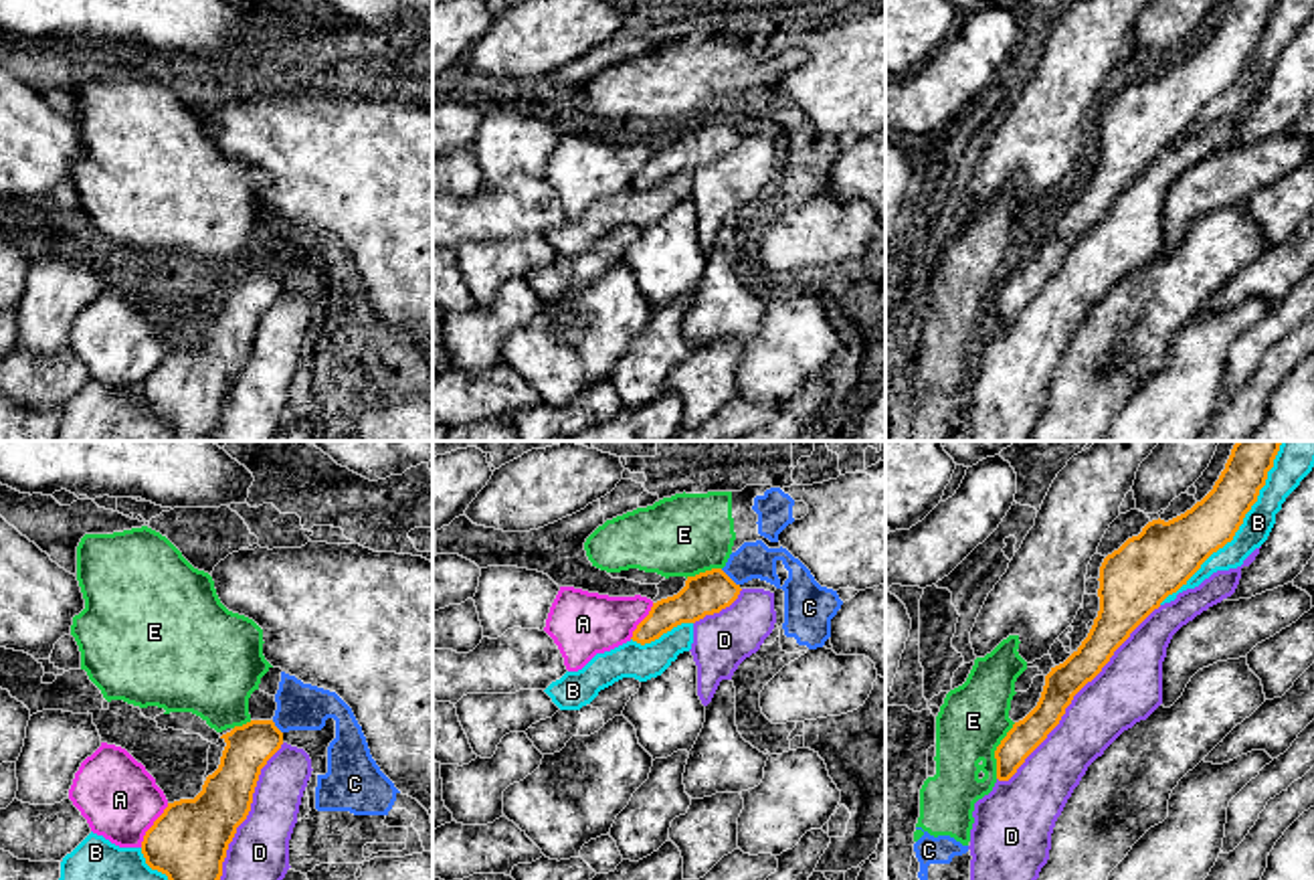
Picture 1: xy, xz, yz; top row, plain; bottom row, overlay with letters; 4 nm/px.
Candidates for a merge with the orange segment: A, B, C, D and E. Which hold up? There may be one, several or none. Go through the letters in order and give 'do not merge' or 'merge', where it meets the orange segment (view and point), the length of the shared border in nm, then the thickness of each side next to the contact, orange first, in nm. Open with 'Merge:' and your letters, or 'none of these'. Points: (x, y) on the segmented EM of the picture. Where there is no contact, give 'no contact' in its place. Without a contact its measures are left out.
Merge: none of these
A: do not merge | xy (152, 826) | 200 nm | 300/320 nm
B: do not merge | yz (1240, 524) | 800 nm | 220/120 nm
C: do not merge | xz (728, 577) | 100 nm | 170/140 nm
D: do not merge | yz (1074, 694) | 950 nm | 140/260 nm
E: do not merge | yz (995, 751) | 240 nm | 130/280 nm

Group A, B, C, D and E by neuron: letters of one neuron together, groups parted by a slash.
A / B / C E / D

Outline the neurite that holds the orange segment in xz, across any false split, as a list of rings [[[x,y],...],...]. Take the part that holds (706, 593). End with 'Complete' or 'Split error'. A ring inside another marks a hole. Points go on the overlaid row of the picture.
[[[722,568],[687,577],[685,587],[677,595],[653,603],[631,639],[645,645],[681,623],[695,623],[706,615],[720,613],[738,599],[740,591],[740,585]]]. Complete

